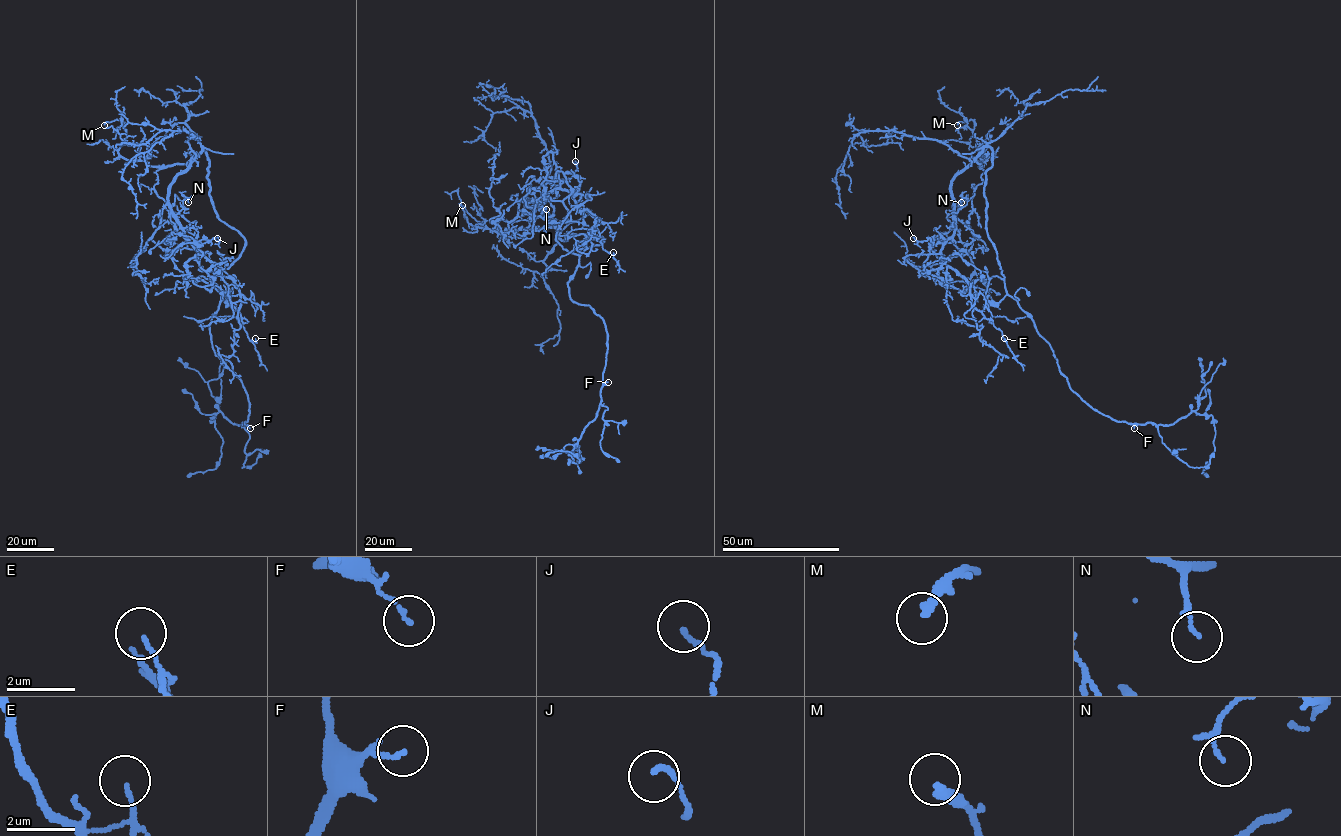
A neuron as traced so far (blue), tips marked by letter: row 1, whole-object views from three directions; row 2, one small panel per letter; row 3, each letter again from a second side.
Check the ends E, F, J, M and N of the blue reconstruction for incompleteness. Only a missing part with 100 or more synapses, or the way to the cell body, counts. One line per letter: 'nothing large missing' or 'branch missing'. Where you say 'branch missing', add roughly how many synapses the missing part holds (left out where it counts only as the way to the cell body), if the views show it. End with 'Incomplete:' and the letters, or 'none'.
E: nothing large missing
F: nothing large missing
J: nothing large missing
M: nothing large missing
N: nothing large missing
Incomplete: none

